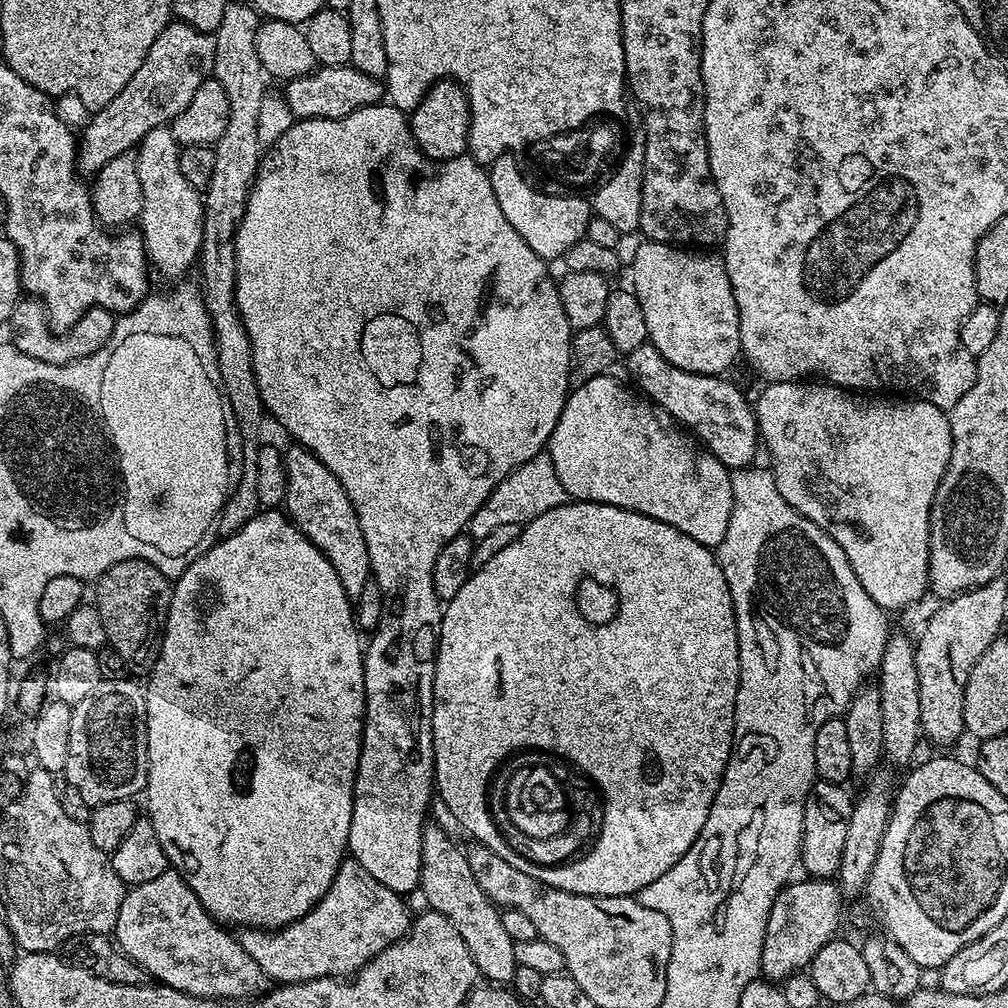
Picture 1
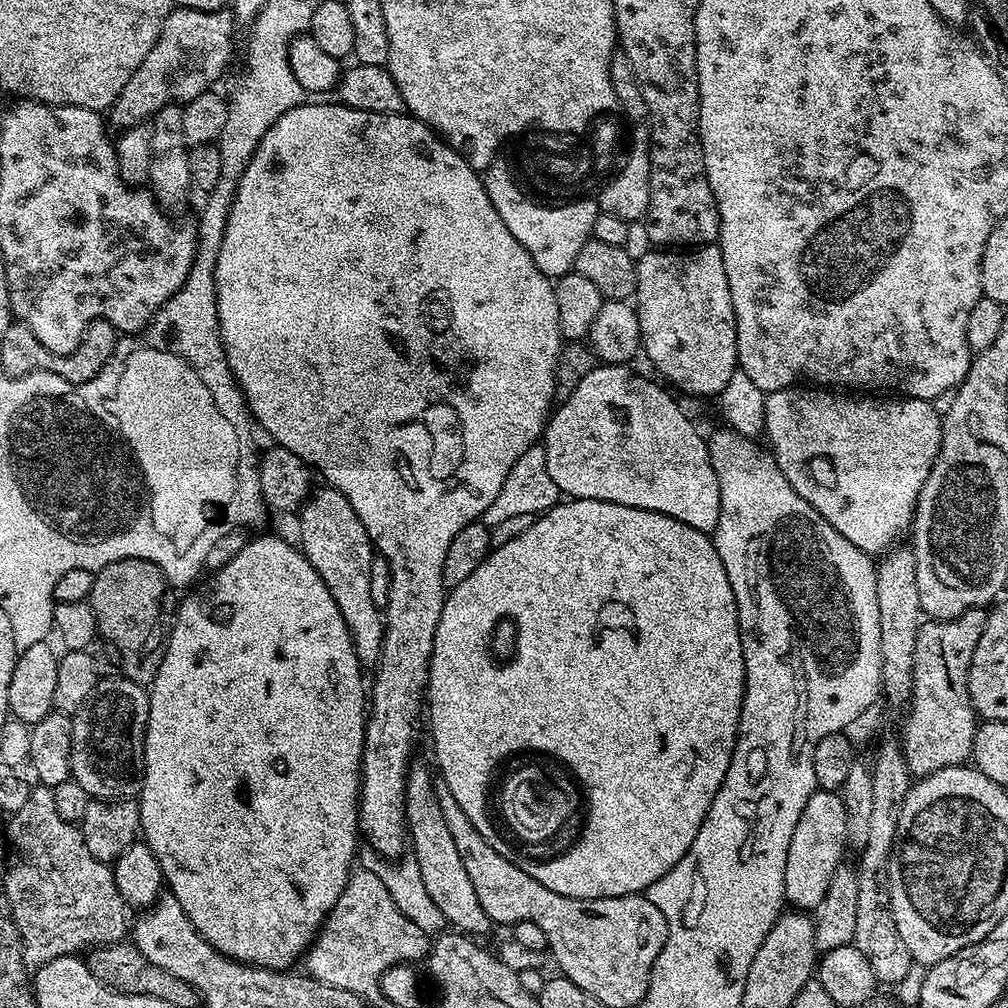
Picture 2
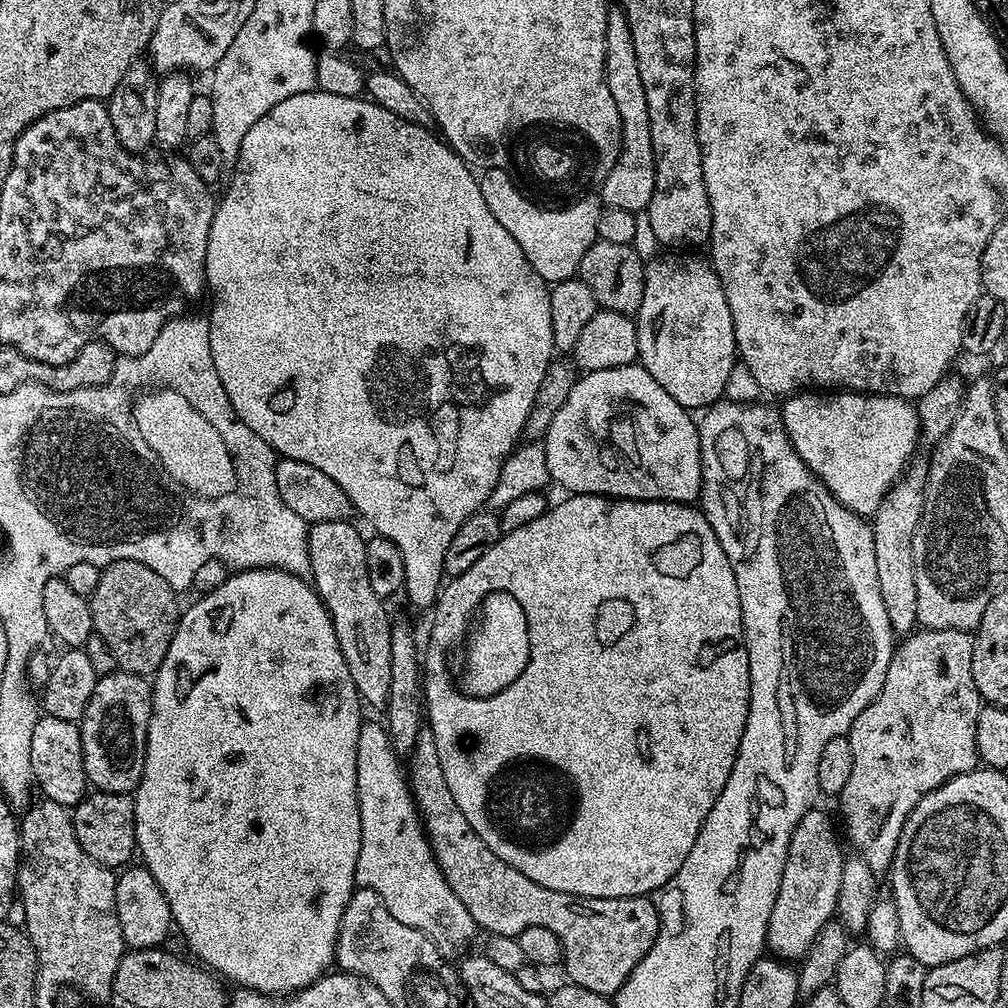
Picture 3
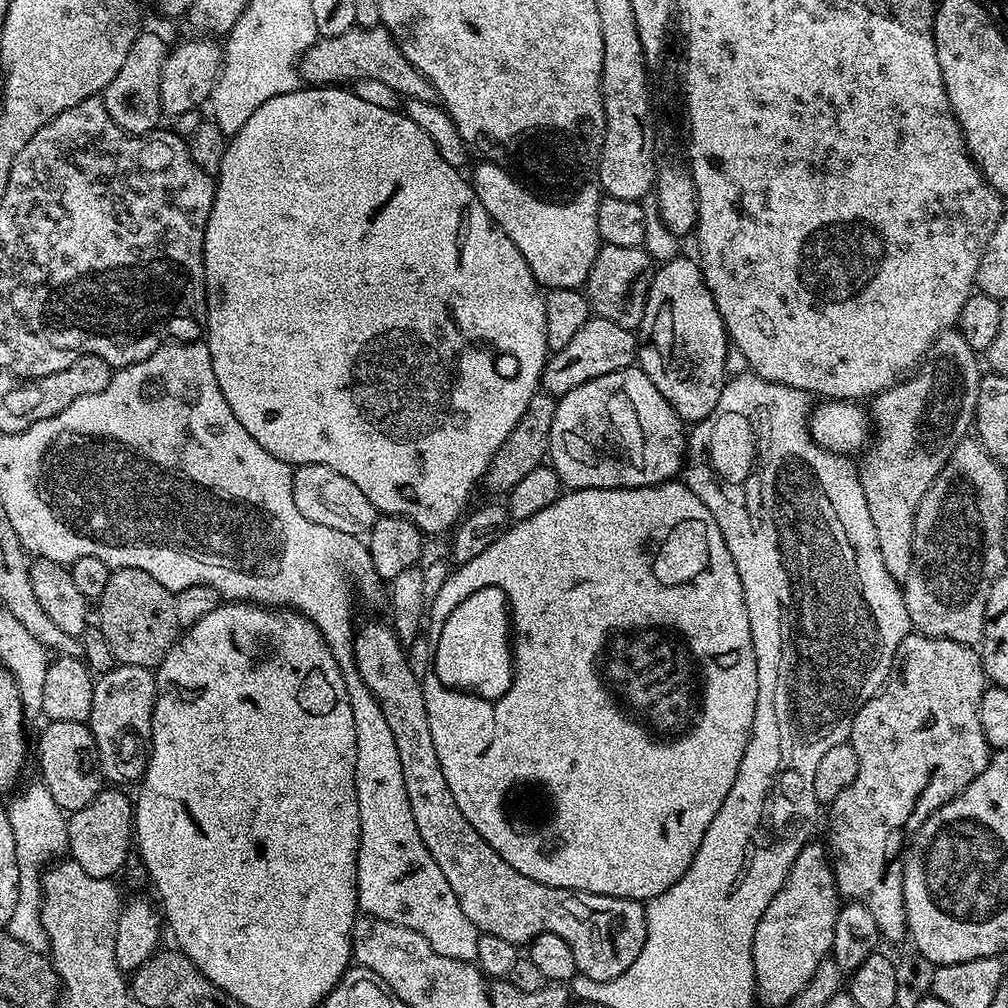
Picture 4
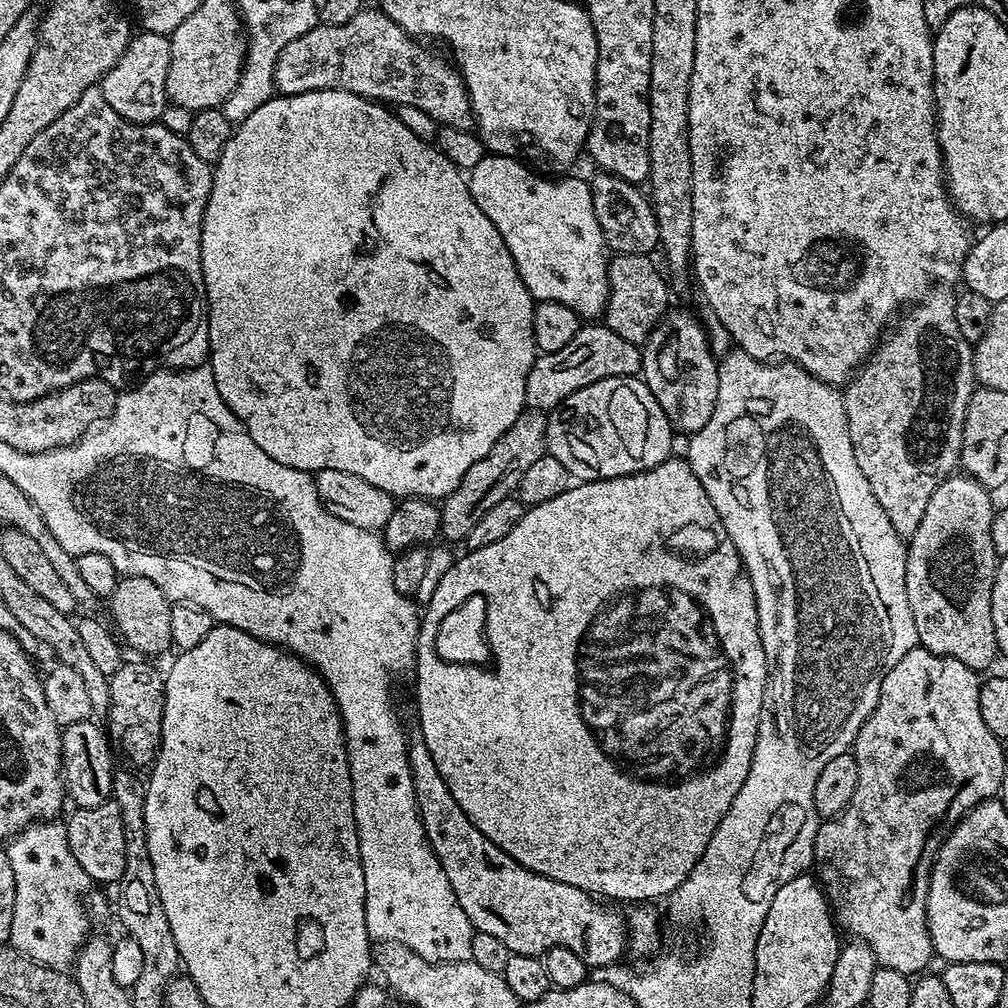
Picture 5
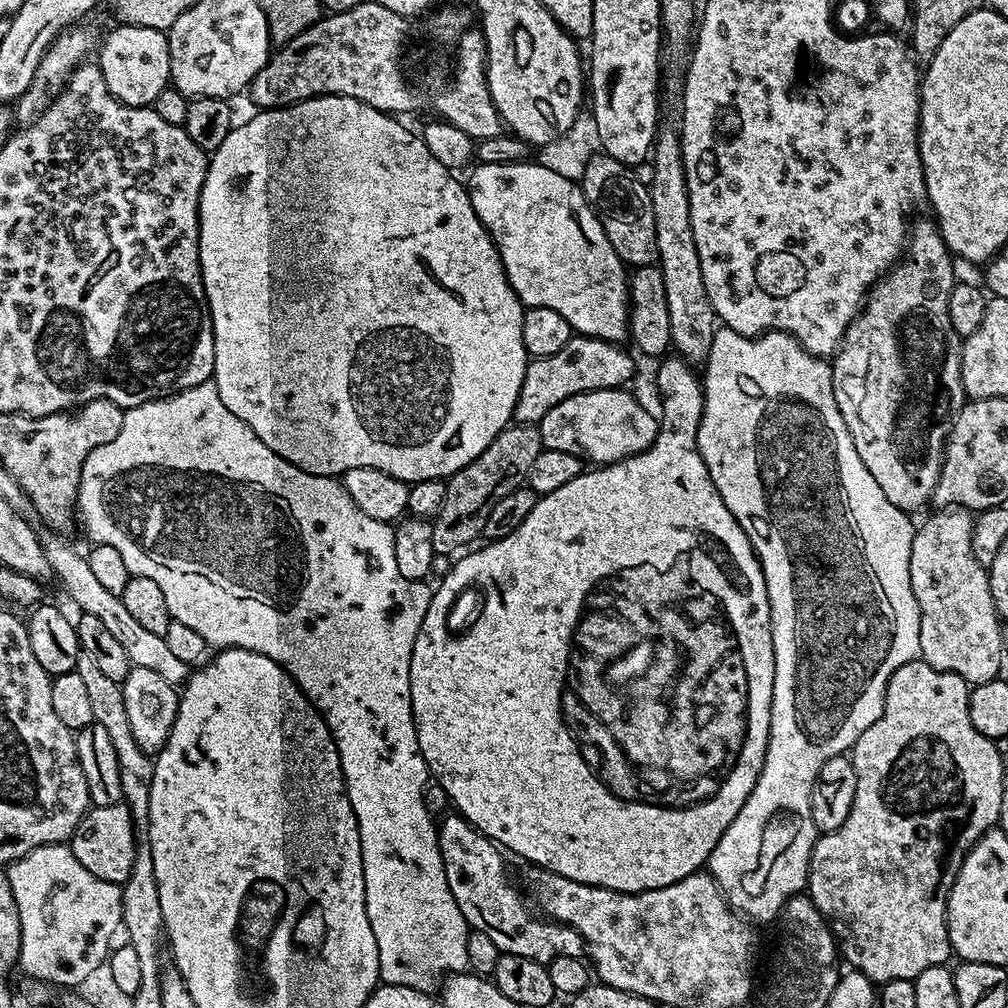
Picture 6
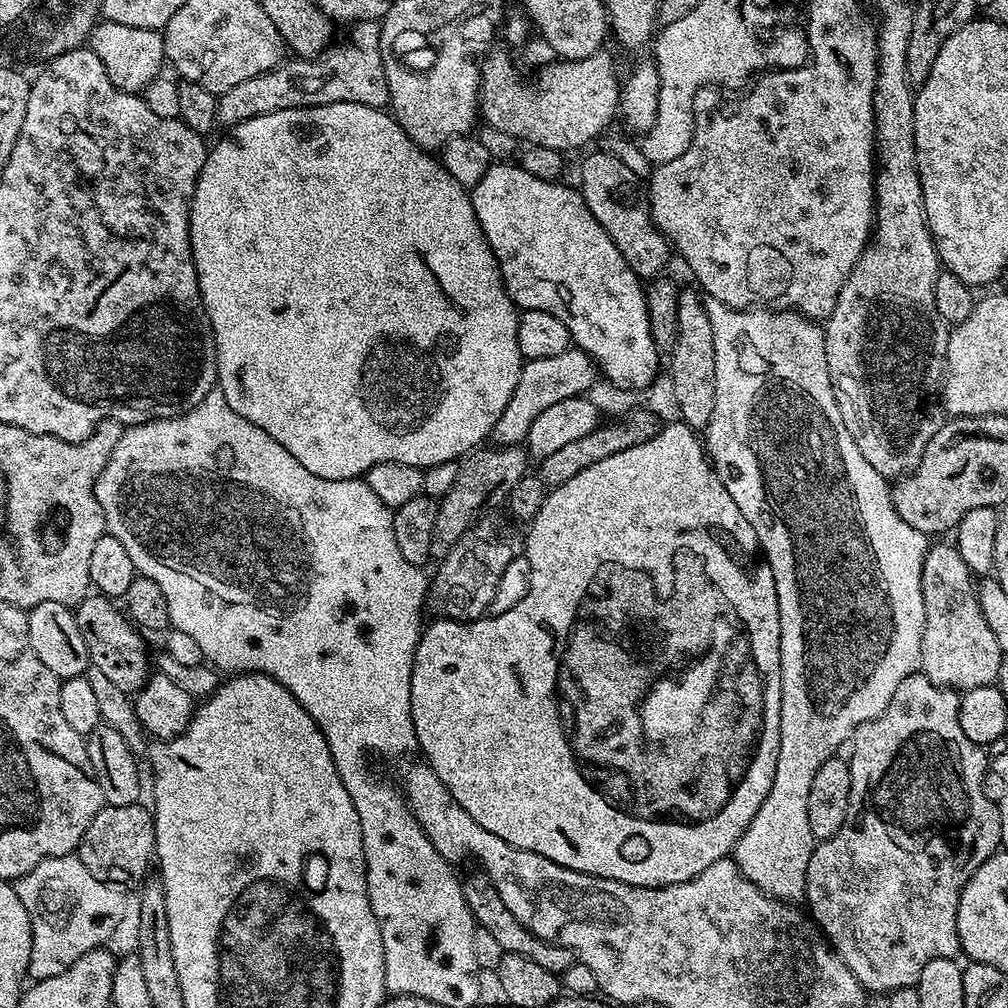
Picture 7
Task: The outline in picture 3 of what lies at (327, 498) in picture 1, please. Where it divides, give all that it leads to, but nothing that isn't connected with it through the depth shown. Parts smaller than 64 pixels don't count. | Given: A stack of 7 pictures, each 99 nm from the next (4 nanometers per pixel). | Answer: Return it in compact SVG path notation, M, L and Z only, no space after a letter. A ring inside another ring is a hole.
M331 520L311 525L308 530L308 567L311 583L332 619L338 646L342 646L342 658L346 658L346 666L350 669L350 678L354 678L358 694L365 705L373 704L374 707L383 709L390 694L390 634L394 620L393 617L388 617L388 612L384 609L387 608L385 601L380 600L370 586L370 574L366 574L365 537L360 537L359 530L348 520Z

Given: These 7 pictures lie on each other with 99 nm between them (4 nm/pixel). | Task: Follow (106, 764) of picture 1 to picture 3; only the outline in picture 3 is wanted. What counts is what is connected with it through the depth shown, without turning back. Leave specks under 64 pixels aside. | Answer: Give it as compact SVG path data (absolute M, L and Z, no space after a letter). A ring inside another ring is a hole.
M114 671L97 679L94 694L80 719L82 758L89 785L102 792L135 793L144 773L148 727L152 717L152 684L132 672Z

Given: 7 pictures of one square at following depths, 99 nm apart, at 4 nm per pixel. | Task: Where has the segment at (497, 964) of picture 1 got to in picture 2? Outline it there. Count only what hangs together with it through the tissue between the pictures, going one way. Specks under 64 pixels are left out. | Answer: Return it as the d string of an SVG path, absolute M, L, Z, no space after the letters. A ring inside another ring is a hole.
M413 758L408 762L408 777L404 791L404 822L406 836L410 841L410 856L422 874L426 894L430 894L434 906L442 910L445 921L461 933L480 938L483 932L493 931L494 925L486 910L482 910L474 886L470 886L466 866L458 855L458 849L454 847L454 838L450 835L450 829L446 827L446 818L443 817L442 806L438 803L434 772L430 764L429 768L427 762L419 758Z

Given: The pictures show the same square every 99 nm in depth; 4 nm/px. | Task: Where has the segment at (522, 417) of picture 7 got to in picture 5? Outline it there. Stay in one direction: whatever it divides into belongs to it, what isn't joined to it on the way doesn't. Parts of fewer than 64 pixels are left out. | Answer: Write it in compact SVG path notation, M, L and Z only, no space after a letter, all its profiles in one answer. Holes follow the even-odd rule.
M585 323L578 330L578 334L574 334L574 338L570 338L570 342L562 346L562 350L537 355L526 378L525 405L529 409L547 414L566 398L570 398L574 390L582 390L582 386L602 382L602 378L637 375L640 372L641 355L641 349L637 345L614 334L614 330L610 330L607 324Z

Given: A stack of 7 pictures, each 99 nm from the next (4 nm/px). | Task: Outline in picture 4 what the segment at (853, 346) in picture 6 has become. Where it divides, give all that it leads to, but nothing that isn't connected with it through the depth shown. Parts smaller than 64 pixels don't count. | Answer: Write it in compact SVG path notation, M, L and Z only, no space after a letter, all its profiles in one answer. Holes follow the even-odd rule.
M945 330L933 342L931 350L911 375L890 386L885 392L871 397L870 420L874 425L874 439L867 449L869 452L864 460L864 469L861 467L858 475L862 494L866 494L870 519L874 521L874 534L878 534L878 550L882 550L886 570L890 570L898 582L904 581L910 574L918 506L938 478L942 466L946 466L950 454L954 454L961 440L969 435L973 427L982 375L976 360L979 360L977 352L958 330Z

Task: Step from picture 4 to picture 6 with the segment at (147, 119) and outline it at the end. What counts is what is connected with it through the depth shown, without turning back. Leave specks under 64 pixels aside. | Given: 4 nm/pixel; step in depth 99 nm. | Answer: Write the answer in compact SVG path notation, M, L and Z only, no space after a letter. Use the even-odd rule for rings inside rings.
M126 24L114 28L98 44L98 63L102 78L106 78L106 90L126 106L146 108L155 105L158 94L169 87L172 78L167 31Z

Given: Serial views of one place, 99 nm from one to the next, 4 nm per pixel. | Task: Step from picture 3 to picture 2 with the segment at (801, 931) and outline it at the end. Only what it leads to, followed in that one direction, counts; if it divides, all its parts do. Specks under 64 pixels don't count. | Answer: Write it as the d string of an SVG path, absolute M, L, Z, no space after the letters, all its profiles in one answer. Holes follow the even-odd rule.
M813 792L802 810L802 818L798 818L798 826L794 826L790 850L786 854L784 899L793 909L815 910L822 898L826 898L830 878L834 878L834 870L838 870L845 859L844 848L847 844L846 806L839 792Z

